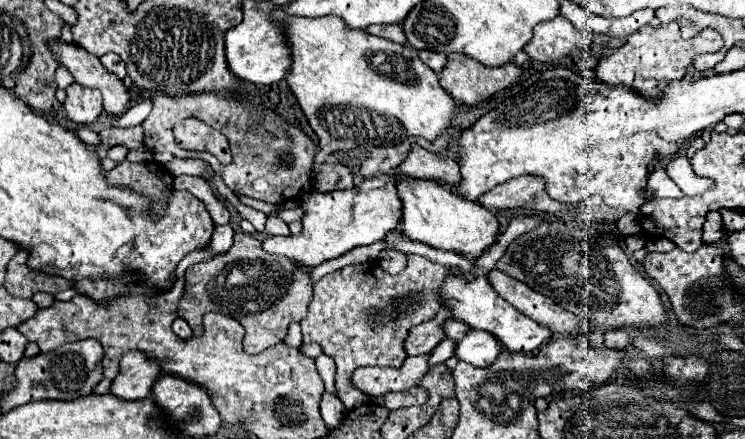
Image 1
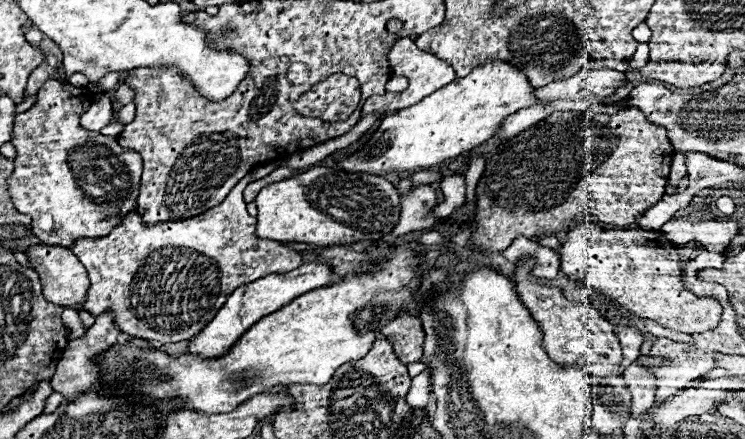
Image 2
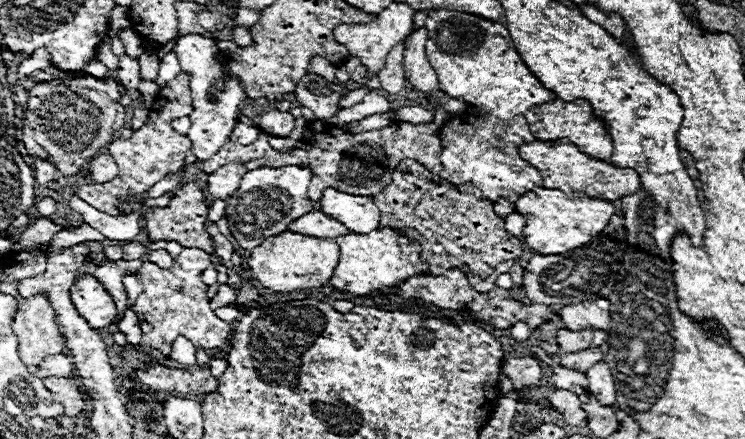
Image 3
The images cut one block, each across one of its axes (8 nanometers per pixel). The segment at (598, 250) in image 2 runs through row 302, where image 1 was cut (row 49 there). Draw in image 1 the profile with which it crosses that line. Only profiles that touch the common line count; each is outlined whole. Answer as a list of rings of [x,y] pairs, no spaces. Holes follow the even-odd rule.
[[[680,20],[662,24],[658,28],[652,28],[650,24],[642,26],[638,32],[630,36],[630,40],[612,52],[610,56],[604,56],[598,66],[596,66],[596,76],[604,84],[616,86],[616,84],[626,84],[628,88],[634,88],[640,96],[658,100],[670,84],[670,80],[682,80],[686,74],[686,68],[692,64],[692,60],[698,54],[708,54],[708,52],[718,52],[724,46],[722,36],[712,30],[712,28],[702,28],[696,36],[684,40],[680,36]]]

